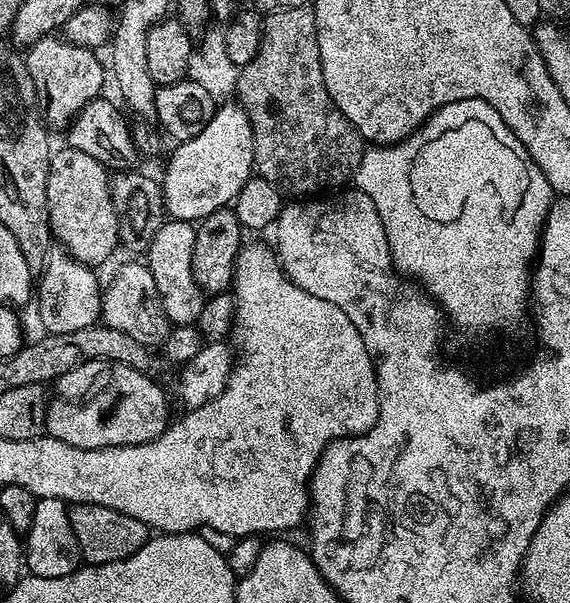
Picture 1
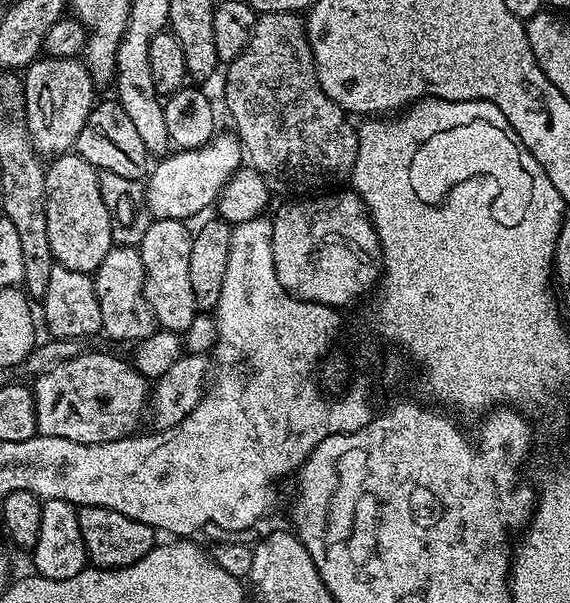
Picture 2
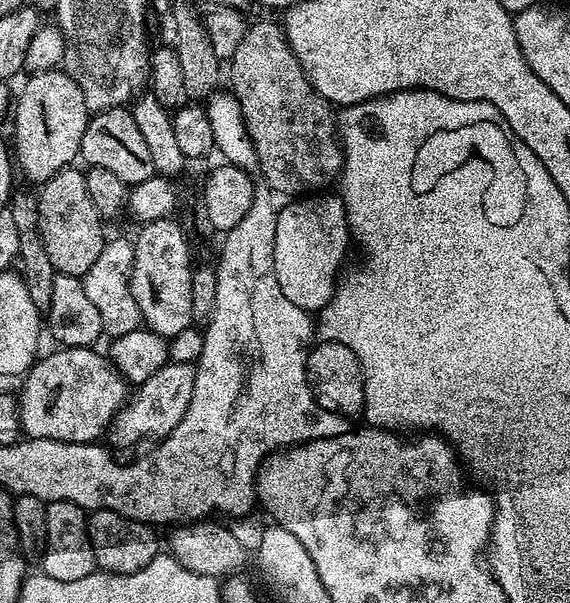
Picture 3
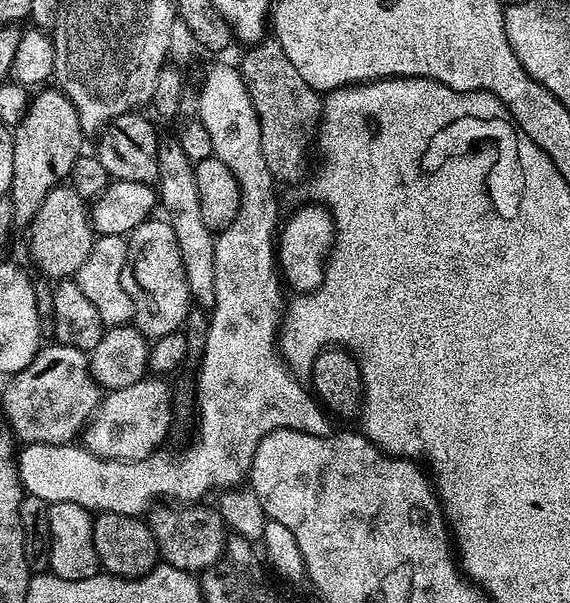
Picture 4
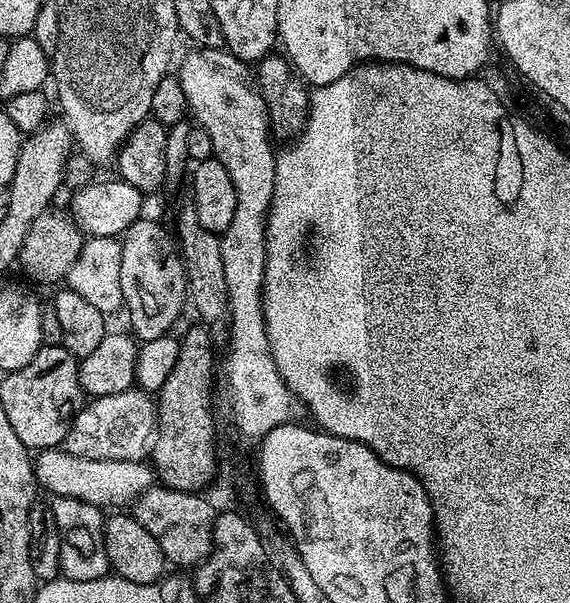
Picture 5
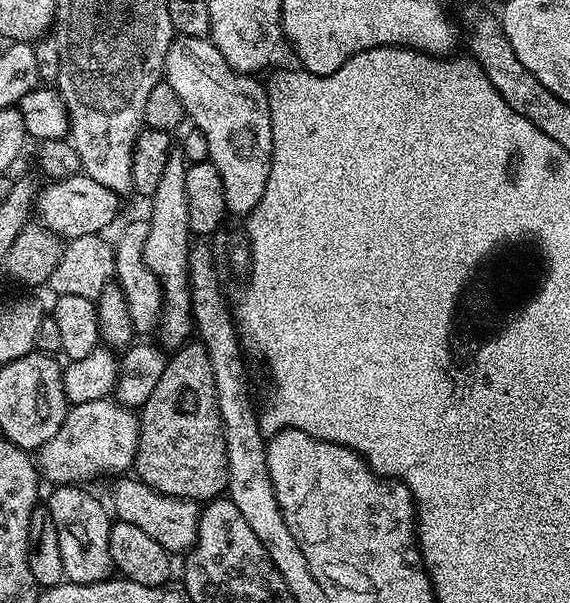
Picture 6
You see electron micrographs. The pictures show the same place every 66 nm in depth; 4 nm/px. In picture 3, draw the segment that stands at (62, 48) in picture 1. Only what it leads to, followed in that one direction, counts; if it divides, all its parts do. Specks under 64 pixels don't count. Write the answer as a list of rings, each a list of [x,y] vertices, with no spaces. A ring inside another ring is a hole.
[[[59,67],[51,68],[45,72],[34,72],[27,77],[29,80],[20,88],[20,96],[14,100],[14,116],[16,112],[16,148],[14,144],[14,160],[24,171],[28,180],[33,180],[36,186],[45,184],[54,174],[62,169],[77,163],[82,146],[82,134],[86,134],[86,126],[90,113],[86,106],[86,98],[82,98],[82,90],[78,90],[78,82],[70,78],[67,72]]]

